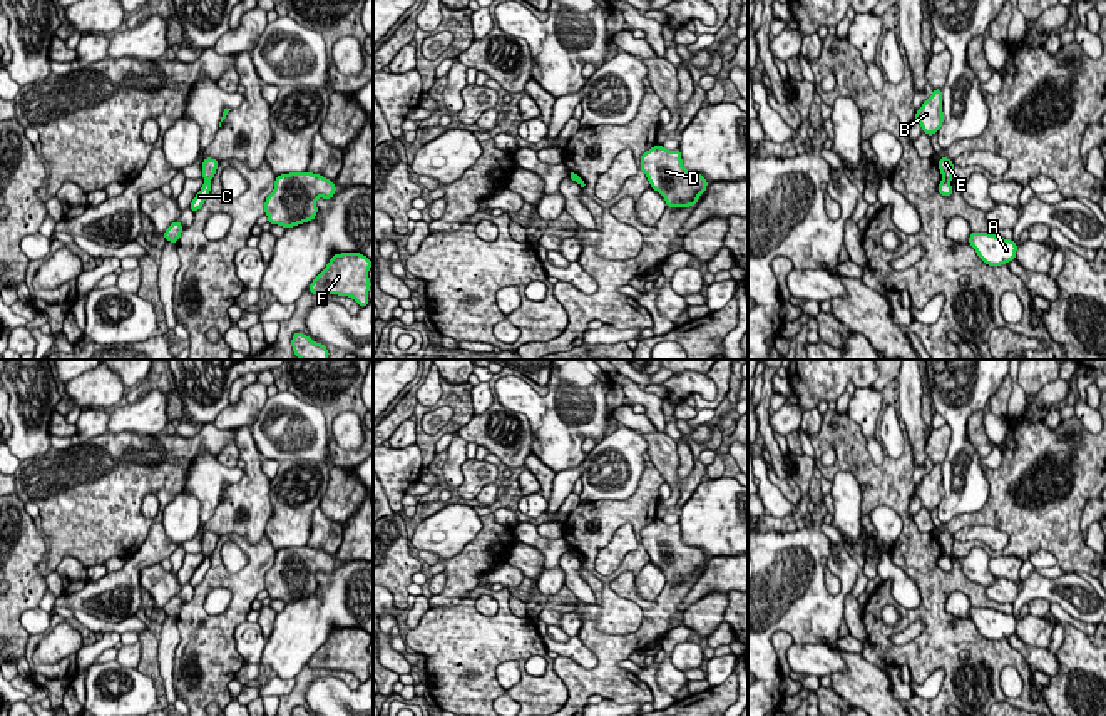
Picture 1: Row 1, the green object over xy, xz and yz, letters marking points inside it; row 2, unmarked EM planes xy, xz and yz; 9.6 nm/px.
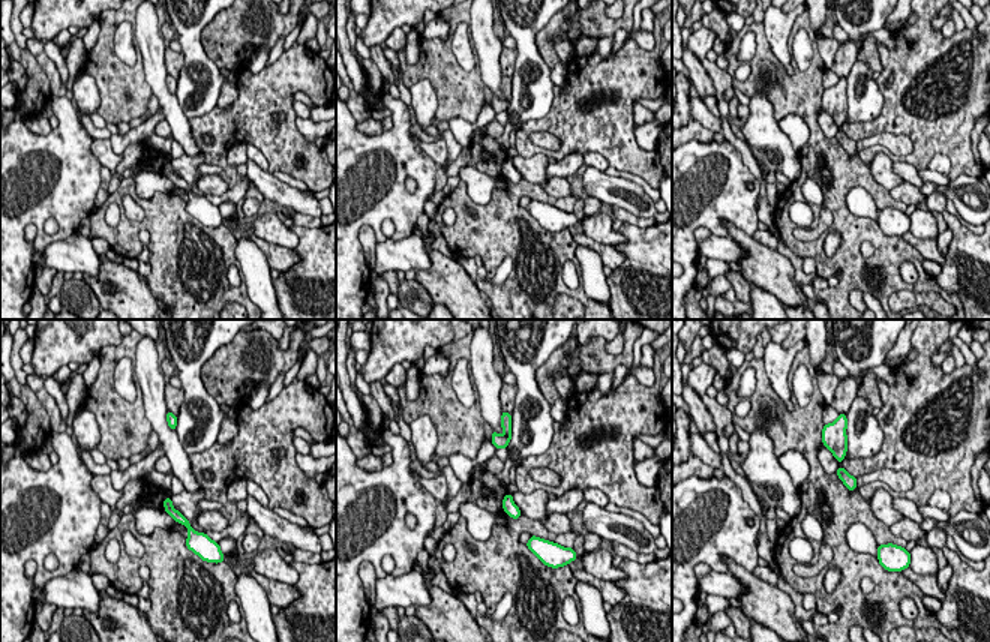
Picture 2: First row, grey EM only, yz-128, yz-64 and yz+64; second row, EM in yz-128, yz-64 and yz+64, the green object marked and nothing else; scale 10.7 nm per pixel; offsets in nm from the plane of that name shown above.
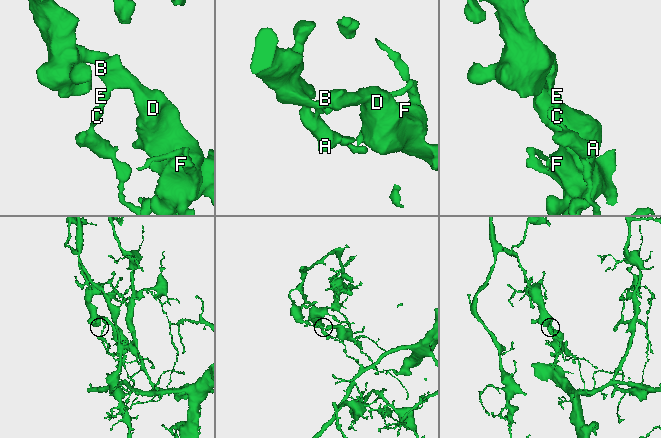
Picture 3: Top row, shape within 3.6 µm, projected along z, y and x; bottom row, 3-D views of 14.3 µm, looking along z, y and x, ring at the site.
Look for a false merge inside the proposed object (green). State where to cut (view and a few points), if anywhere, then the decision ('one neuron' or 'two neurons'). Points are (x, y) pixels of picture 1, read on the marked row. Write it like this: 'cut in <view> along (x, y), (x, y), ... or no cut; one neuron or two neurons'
cut in yz along (942, 179), (949, 183); two neurons

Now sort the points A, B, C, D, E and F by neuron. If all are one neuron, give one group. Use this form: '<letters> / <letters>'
A C / B D E F

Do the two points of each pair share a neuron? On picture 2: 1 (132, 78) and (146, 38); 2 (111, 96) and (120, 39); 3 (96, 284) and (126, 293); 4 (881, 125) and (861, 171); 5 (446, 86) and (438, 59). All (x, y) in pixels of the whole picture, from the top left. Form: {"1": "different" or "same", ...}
{"1": "different", "2": "different", "3": "same", "4": "different", "5": "same"}

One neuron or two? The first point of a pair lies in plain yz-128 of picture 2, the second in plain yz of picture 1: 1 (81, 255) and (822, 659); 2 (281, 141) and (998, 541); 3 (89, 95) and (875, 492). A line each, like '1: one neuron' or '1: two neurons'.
1: one neuron
2: two neurons
3: two neurons

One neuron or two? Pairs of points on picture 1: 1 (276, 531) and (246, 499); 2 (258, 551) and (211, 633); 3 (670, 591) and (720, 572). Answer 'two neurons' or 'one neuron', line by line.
1: two neurons
2: one neuron
3: two neurons

